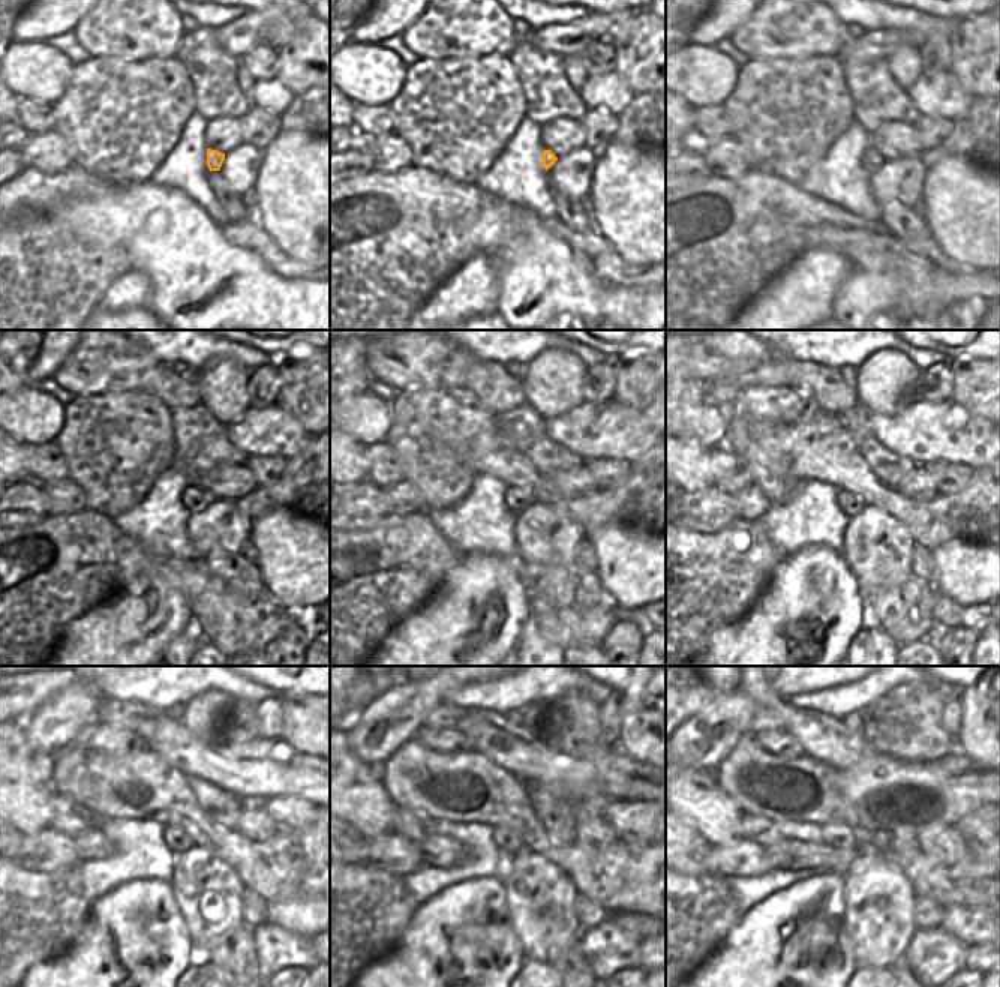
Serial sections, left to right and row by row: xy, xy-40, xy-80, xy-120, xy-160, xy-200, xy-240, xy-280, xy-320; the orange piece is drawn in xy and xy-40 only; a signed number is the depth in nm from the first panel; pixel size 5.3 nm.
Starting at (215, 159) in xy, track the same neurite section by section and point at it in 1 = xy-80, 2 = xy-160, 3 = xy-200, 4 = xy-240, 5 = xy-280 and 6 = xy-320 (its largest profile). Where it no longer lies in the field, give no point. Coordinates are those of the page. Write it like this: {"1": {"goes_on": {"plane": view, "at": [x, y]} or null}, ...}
{"1": {"goes_on": {"plane": "xy-80", "at": [871, 161]}}, "2": {"goes_on": {"plane": "xy-160", "at": [517, 500]}}, "3": {"goes_on": {"plane": "xy-200", "at": [847, 501]}}, "4": {"goes_on": {"plane": "xy-240", "at": [177, 840]}}, "5": {"goes_on": {"plane": "xy-280", "at": [505, 839]}}, "6": {"goes_on": {"plane": "xy-320", "at": [834, 834]}}}

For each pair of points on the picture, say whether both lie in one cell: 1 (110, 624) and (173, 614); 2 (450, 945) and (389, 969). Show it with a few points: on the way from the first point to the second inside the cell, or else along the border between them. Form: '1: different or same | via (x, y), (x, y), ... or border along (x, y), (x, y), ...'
1: same | via (125, 624), (144, 624), (150, 618), (158, 617)
2: same | via (435, 960), (426, 969), (404, 969)

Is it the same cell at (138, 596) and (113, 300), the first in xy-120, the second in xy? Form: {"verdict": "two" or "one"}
{"verdict": "one"}

